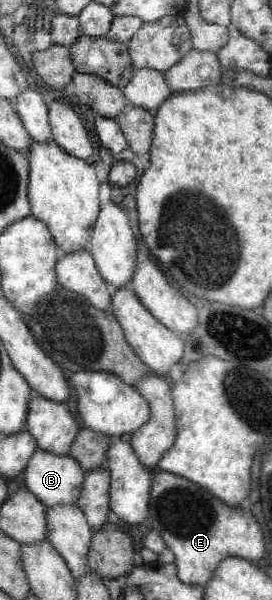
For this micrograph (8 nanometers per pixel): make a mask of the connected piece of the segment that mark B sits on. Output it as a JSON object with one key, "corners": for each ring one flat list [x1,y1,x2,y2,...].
{"corners":[[36,450,24,470,25,488,37,497,46,507,77,503,83,492,86,472,83,467,69,455,54,455,51,452]]}

